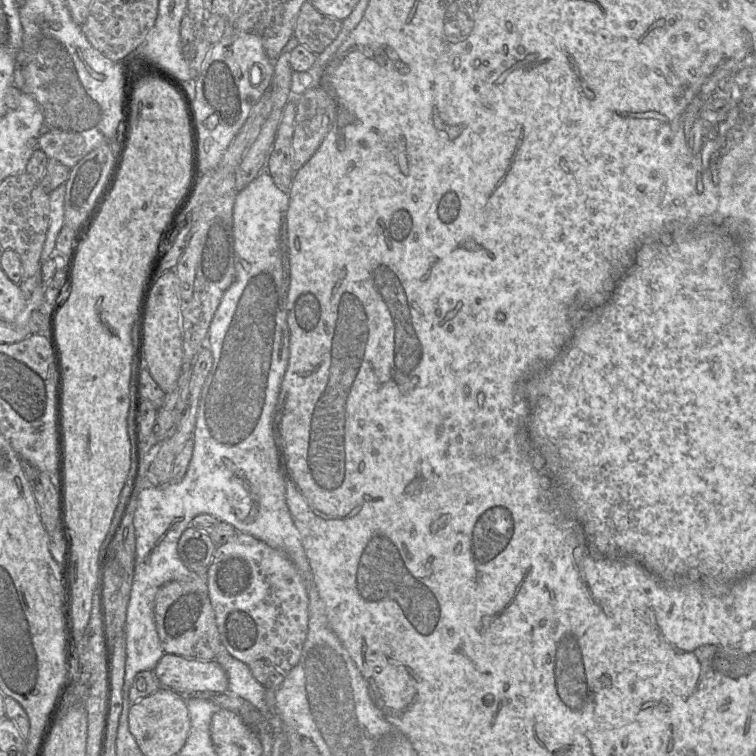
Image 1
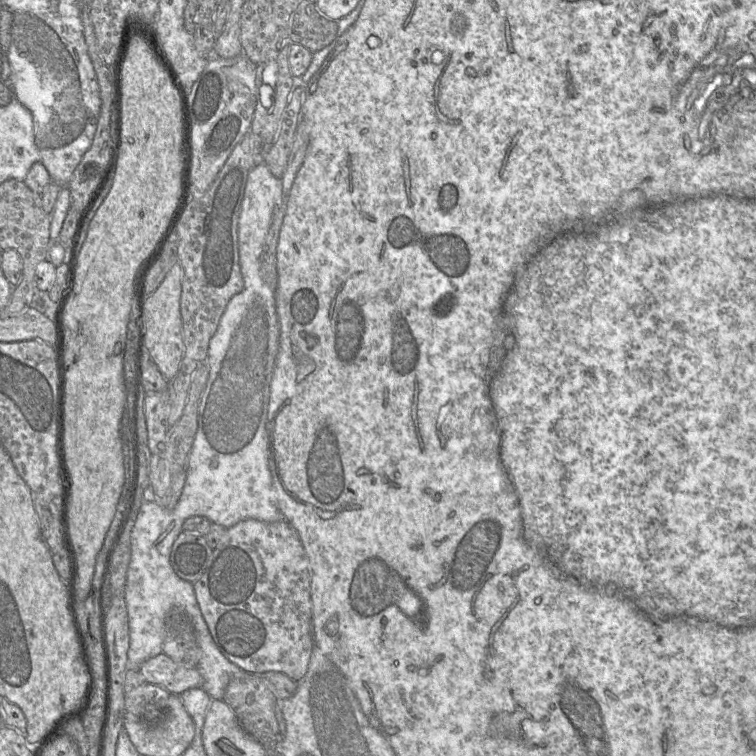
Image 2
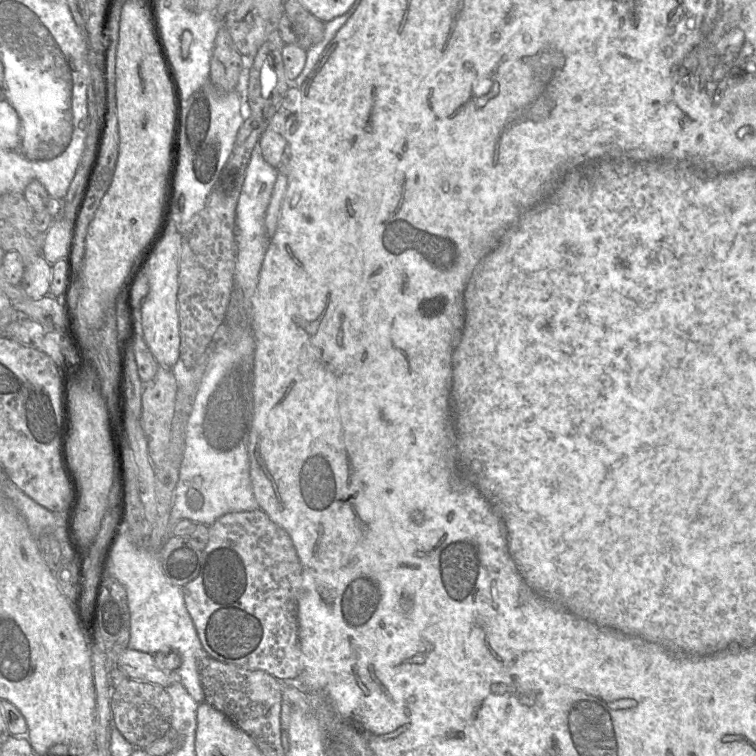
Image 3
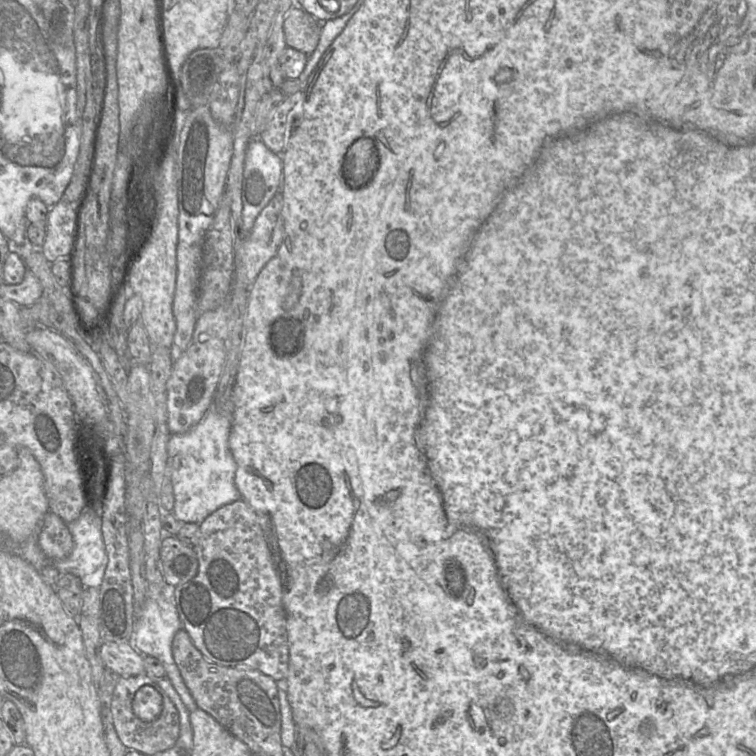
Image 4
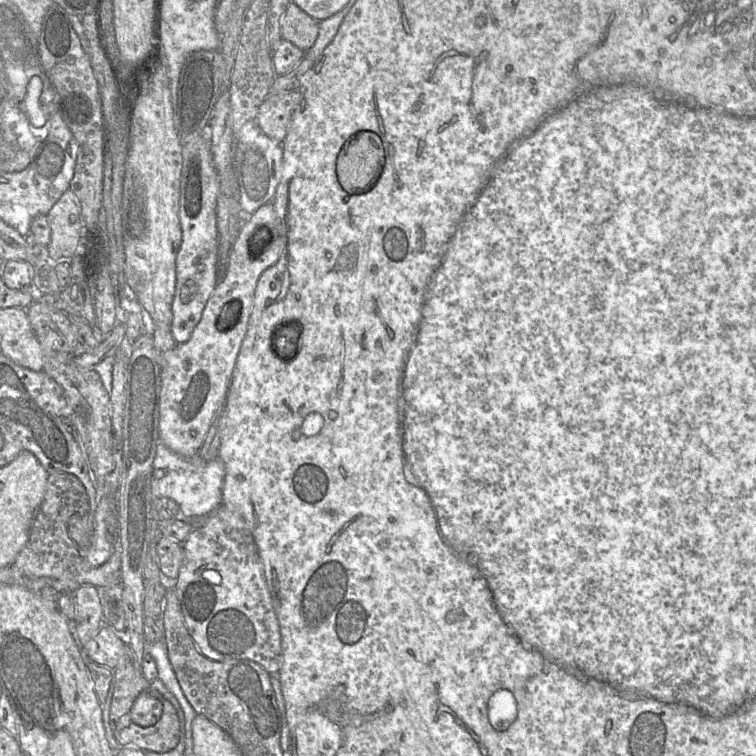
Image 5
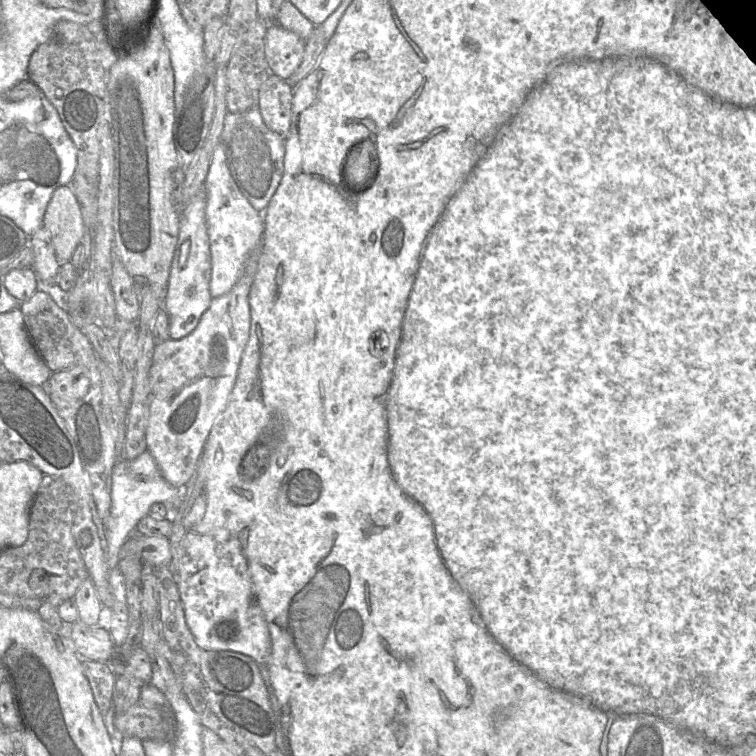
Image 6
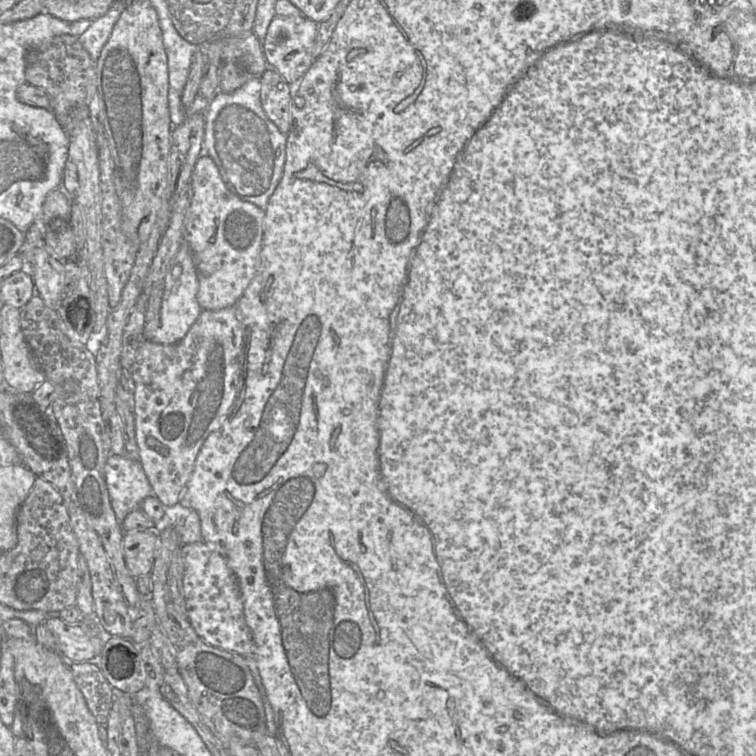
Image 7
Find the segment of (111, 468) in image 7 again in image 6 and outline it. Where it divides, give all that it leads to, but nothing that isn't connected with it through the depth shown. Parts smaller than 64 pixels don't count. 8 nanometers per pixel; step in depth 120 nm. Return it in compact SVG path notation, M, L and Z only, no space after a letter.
M147 450L135 459L119 459L112 470L111 507L104 521L106 556L110 570L117 566L122 546L134 534L137 523L148 515L150 507L158 502L172 502L177 507L180 500L183 500L183 488L176 488L164 479Z

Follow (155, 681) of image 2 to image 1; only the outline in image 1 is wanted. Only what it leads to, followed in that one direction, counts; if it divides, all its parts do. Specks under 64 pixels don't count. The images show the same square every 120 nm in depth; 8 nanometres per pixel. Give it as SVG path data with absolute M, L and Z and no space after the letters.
M164 653L153 672L162 688L169 688L183 696L228 691L227 674L215 659L204 661Z

